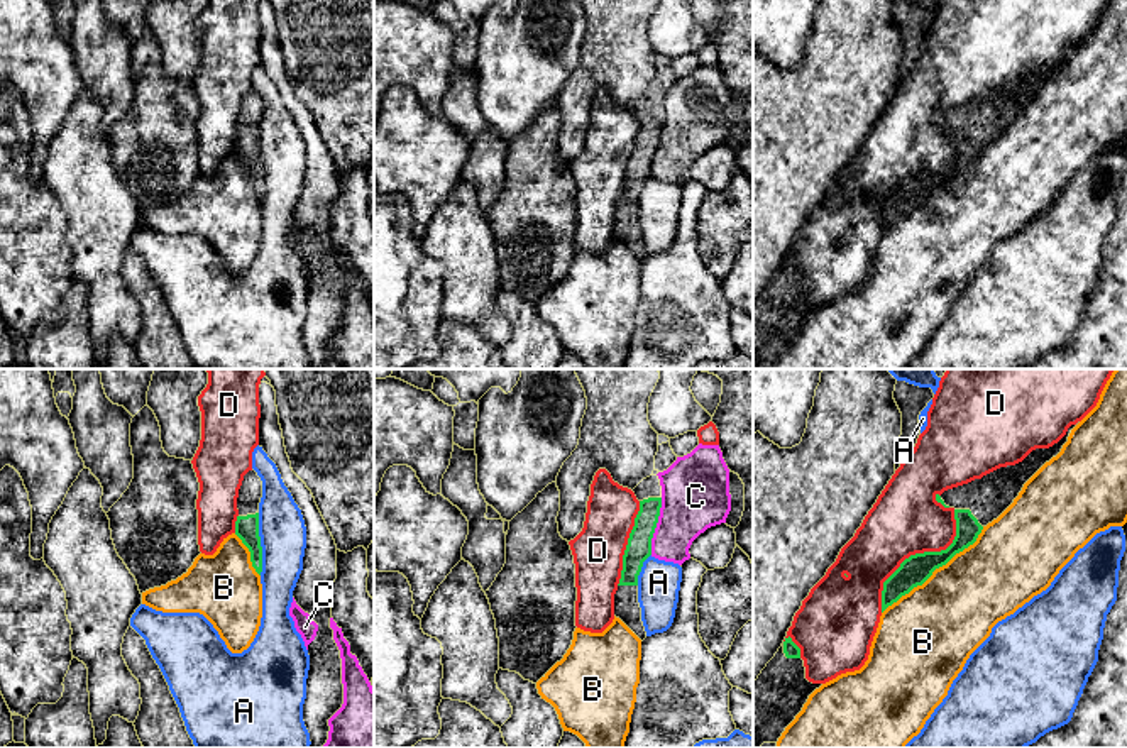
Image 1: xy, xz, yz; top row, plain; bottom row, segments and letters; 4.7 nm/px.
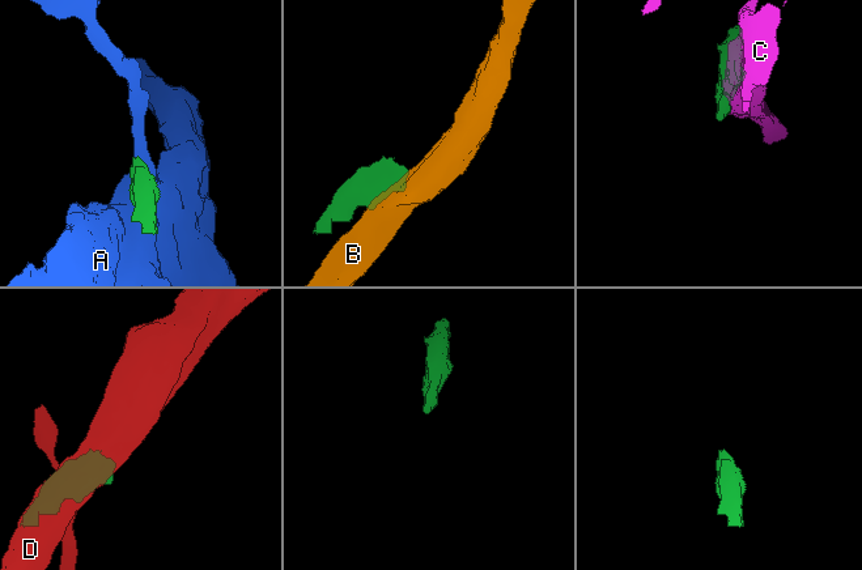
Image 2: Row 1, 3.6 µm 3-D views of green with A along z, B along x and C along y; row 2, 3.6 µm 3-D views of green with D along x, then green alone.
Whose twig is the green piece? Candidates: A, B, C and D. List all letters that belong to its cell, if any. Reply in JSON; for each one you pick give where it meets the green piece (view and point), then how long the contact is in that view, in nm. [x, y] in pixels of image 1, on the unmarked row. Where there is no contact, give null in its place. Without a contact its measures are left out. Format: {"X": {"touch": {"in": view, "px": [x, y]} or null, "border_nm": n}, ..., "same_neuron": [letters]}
{"same_neuron": []}

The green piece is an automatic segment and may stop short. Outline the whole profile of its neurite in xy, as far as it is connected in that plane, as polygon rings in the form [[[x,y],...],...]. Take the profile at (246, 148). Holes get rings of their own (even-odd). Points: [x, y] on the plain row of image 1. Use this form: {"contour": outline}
{"contour": [[[252,90],[244,96],[239,110],[237,130],[239,137],[235,142],[235,156],[250,173],[250,183],[256,193],[262,193],[262,168],[259,157],[259,124],[262,118],[262,102]]]}

